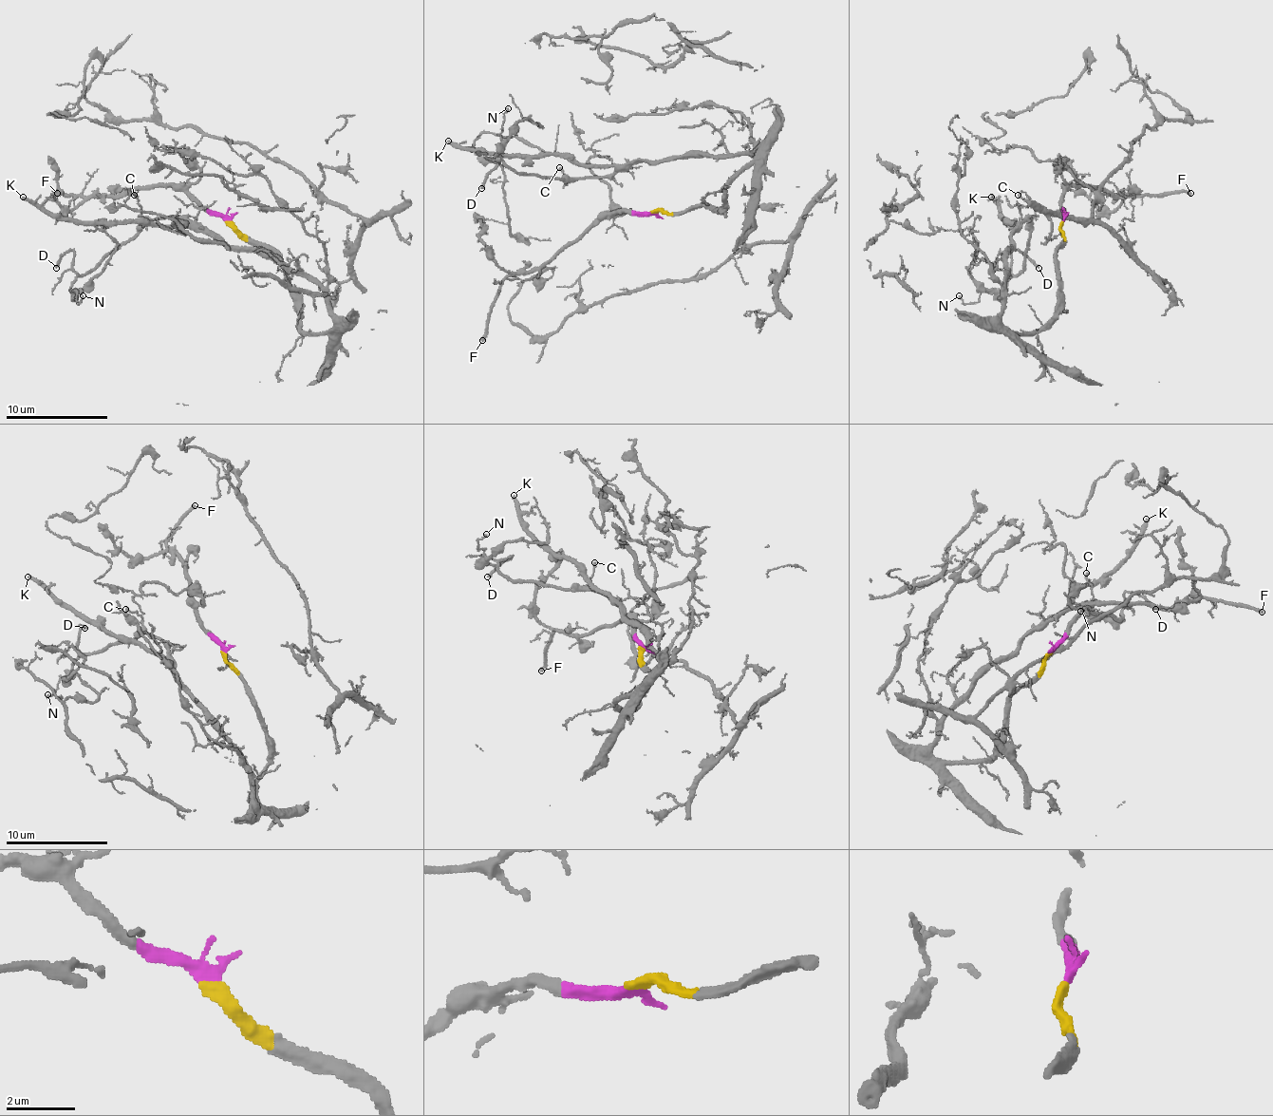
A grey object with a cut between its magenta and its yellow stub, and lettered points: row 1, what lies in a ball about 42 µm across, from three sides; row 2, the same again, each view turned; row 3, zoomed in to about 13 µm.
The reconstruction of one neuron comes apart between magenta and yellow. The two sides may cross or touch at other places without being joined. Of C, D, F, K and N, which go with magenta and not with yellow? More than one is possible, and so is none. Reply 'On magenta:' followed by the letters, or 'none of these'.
On magenta: F

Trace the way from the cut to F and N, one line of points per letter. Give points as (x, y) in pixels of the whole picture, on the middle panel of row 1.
F: (653, 212), (615, 212), (608, 219), (591, 221), (538, 268), (517, 271), (502, 283), (487, 334), (481, 340)
N: (653, 212), (722, 206), (730, 183), (758, 150), (635, 160), (602, 178), (514, 173), (497, 155), (507, 109)

